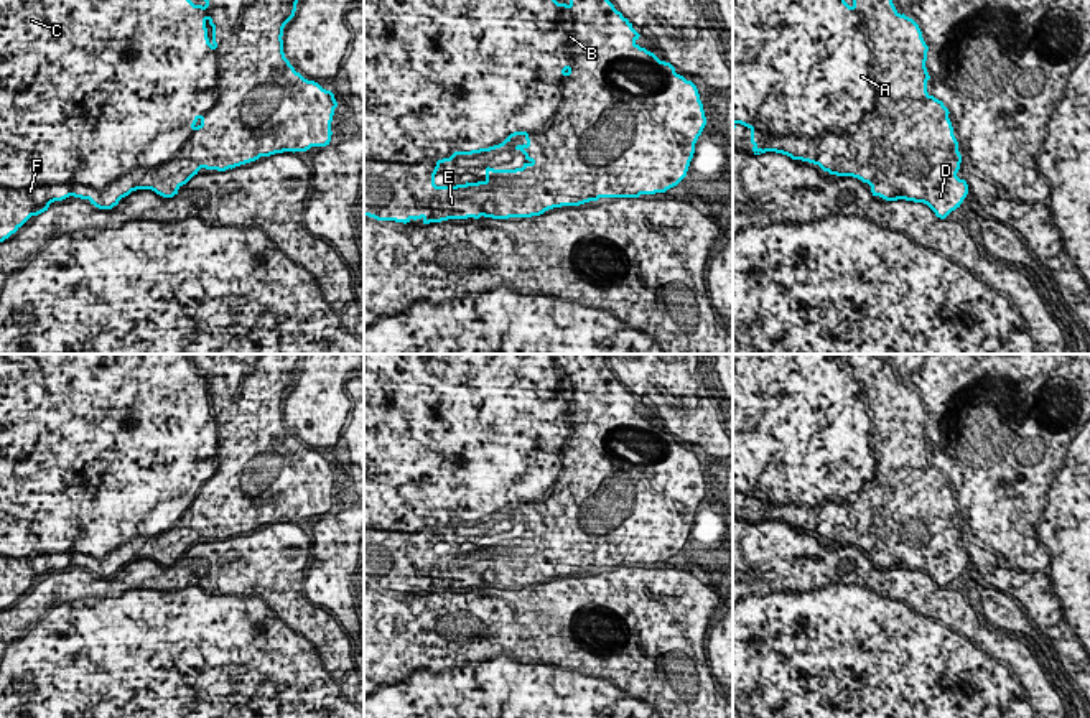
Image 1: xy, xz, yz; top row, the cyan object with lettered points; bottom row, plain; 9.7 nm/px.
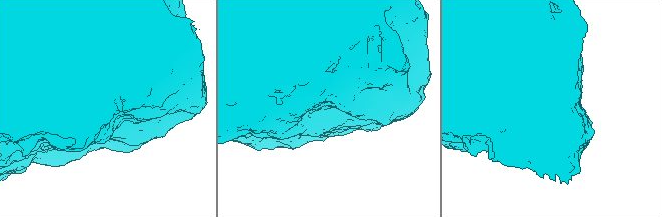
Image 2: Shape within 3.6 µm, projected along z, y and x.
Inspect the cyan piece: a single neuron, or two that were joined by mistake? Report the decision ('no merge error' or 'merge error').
no merge error

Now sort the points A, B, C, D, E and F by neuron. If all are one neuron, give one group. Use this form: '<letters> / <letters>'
A B C D E F

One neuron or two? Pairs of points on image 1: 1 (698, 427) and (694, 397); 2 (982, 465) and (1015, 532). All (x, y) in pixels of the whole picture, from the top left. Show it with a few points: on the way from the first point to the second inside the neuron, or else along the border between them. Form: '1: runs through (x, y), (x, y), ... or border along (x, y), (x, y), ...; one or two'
1: border along (712, 400), (698, 410), (664, 419); two
2: runs through (996, 481), (998, 516); one

